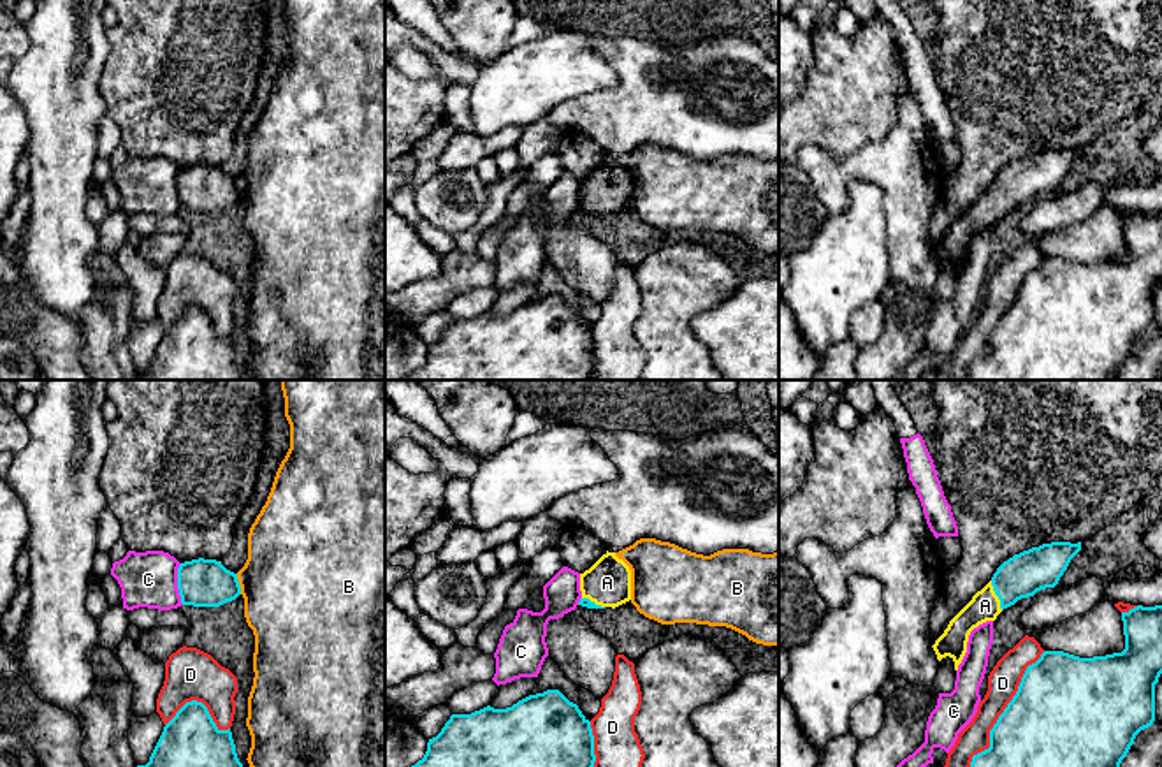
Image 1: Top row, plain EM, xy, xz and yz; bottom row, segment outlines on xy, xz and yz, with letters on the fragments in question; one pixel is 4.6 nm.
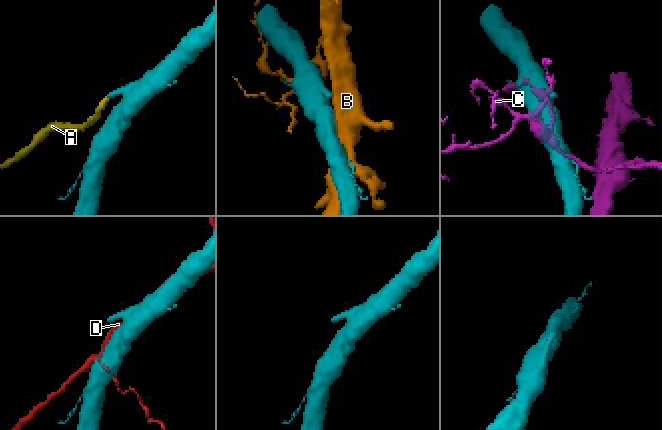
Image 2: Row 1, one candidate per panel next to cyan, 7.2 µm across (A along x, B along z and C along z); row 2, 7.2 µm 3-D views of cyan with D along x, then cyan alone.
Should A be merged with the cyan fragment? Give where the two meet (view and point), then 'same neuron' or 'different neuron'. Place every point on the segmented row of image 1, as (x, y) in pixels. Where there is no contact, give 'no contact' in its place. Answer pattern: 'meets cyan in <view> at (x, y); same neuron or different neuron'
meets cyan in yz at (995, 593); same neuron

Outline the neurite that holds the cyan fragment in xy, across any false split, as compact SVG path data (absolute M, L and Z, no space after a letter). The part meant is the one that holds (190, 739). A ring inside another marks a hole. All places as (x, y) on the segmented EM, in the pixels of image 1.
M186 702L163 727L146 765L137 767L243 767L232 732L220 730L202 702Z

